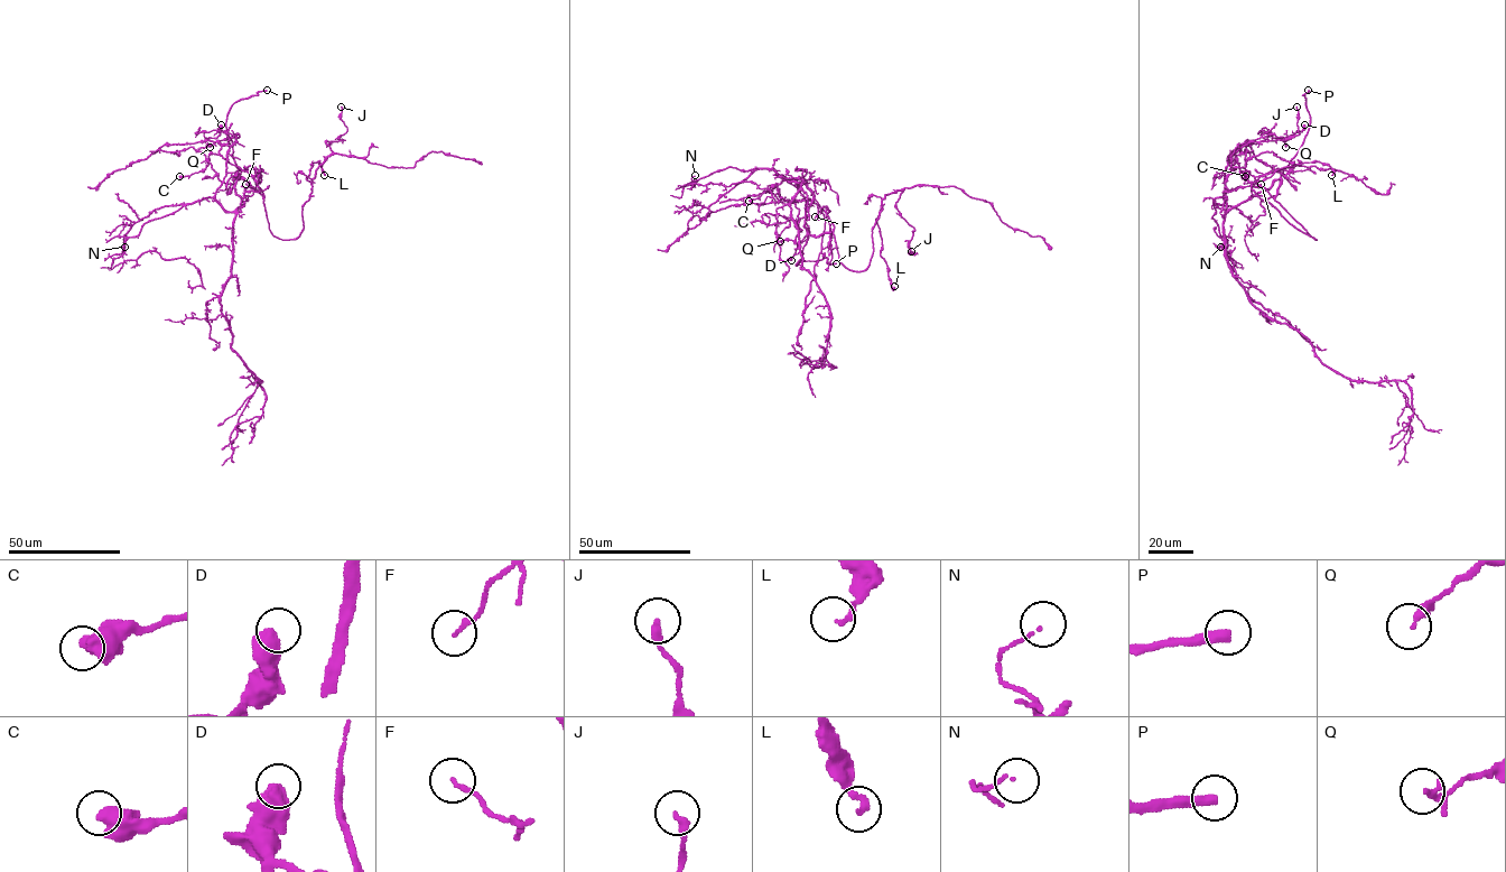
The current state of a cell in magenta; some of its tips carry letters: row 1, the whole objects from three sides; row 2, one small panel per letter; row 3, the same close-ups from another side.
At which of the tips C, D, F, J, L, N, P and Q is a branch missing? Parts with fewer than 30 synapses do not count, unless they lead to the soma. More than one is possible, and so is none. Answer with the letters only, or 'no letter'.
P

